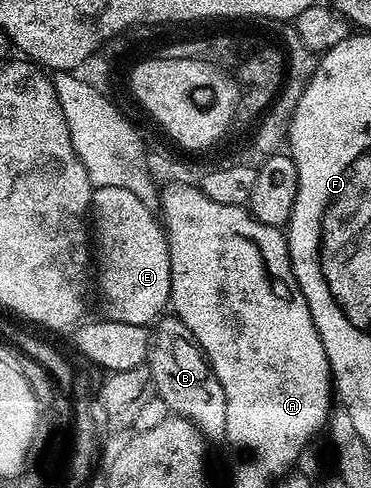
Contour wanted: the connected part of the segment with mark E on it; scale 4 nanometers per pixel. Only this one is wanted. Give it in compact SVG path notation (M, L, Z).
M98 187L92 192L90 226L94 231L94 262L100 265L100 290L104 293L104 310L108 313L105 315L111 321L122 324L148 326L155 323L165 313L172 293L168 238L154 210L142 204L138 196L126 188Z

